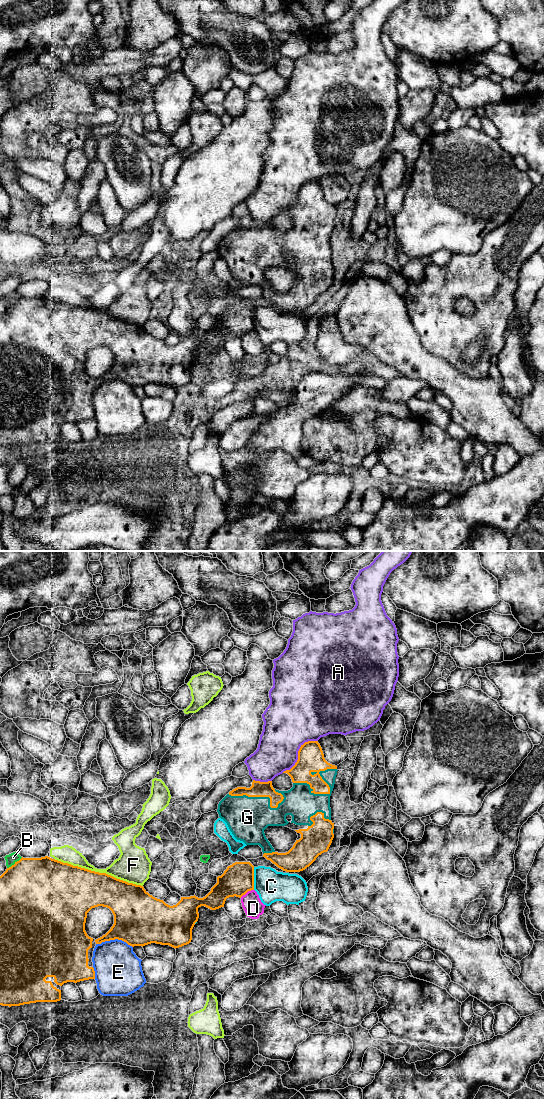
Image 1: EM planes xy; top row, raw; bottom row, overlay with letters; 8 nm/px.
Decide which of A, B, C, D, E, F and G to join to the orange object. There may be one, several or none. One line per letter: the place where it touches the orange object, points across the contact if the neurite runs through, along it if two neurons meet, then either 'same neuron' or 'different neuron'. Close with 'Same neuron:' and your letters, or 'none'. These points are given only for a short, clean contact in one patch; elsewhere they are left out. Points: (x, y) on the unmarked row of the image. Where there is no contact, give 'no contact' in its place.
A: meets orange in xy at (298, 193); different neuron
B: meets orange in xy at (15, 303); different neuron
C: meets orange in xy at (253, 318); different neuron
D: meets orange in xy at (246, 332); different neuron
E: meets orange in xy at (114, 379); different neuron
F: meets orange in xy at (98, 312); different neuron
G: meets orange in xy at (328, 233); same neuron
Same neuron: G

